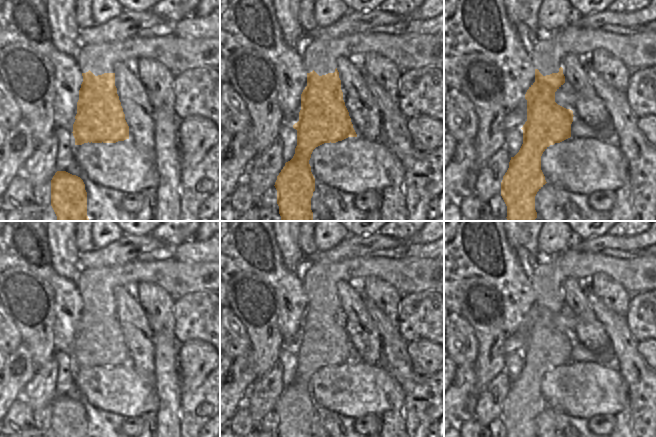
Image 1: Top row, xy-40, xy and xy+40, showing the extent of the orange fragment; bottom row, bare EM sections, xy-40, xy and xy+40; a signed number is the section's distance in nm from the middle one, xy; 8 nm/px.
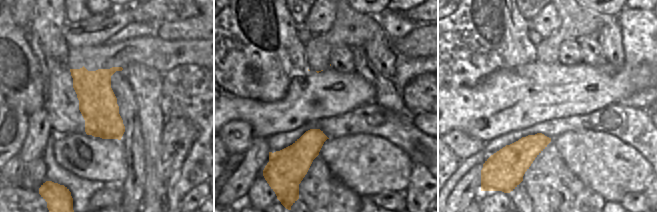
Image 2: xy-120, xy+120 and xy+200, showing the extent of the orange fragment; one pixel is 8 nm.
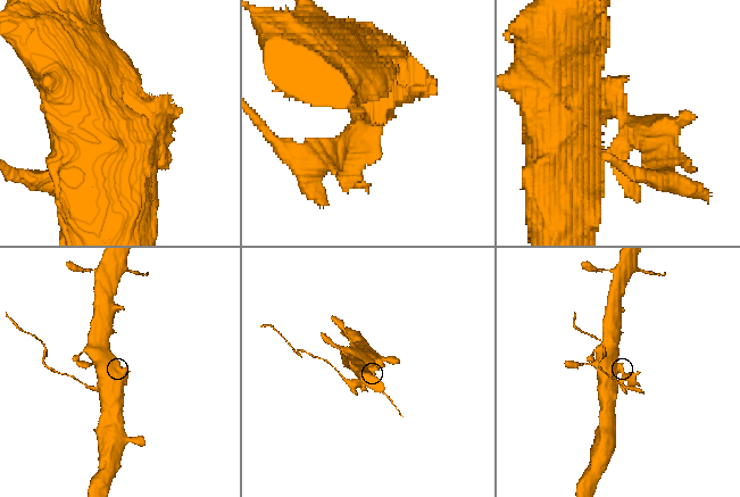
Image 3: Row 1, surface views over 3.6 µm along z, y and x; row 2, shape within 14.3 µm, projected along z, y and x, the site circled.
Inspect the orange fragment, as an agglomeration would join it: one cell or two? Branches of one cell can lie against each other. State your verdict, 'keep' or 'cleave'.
cleave

